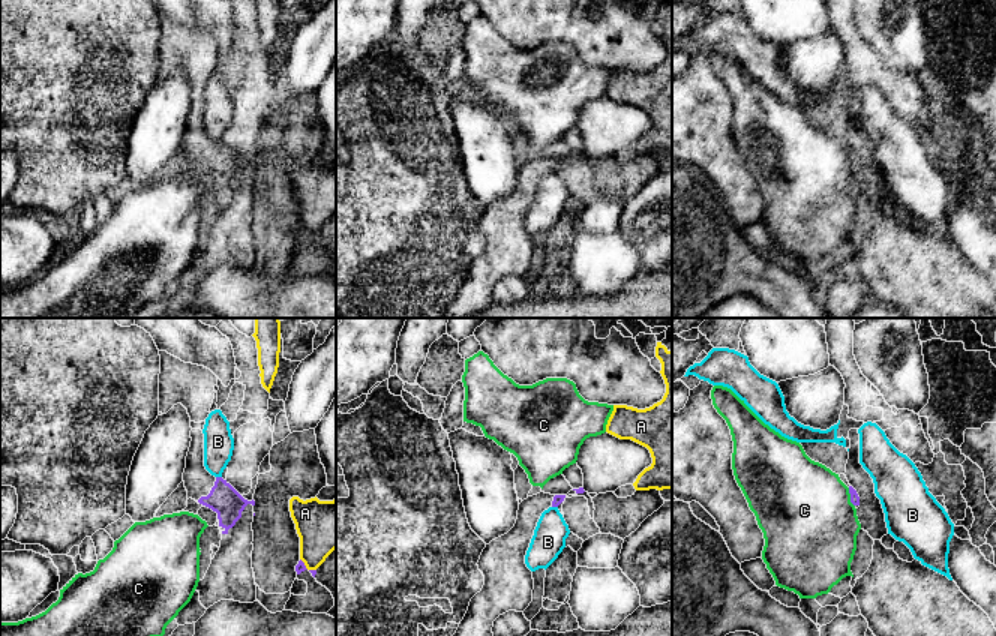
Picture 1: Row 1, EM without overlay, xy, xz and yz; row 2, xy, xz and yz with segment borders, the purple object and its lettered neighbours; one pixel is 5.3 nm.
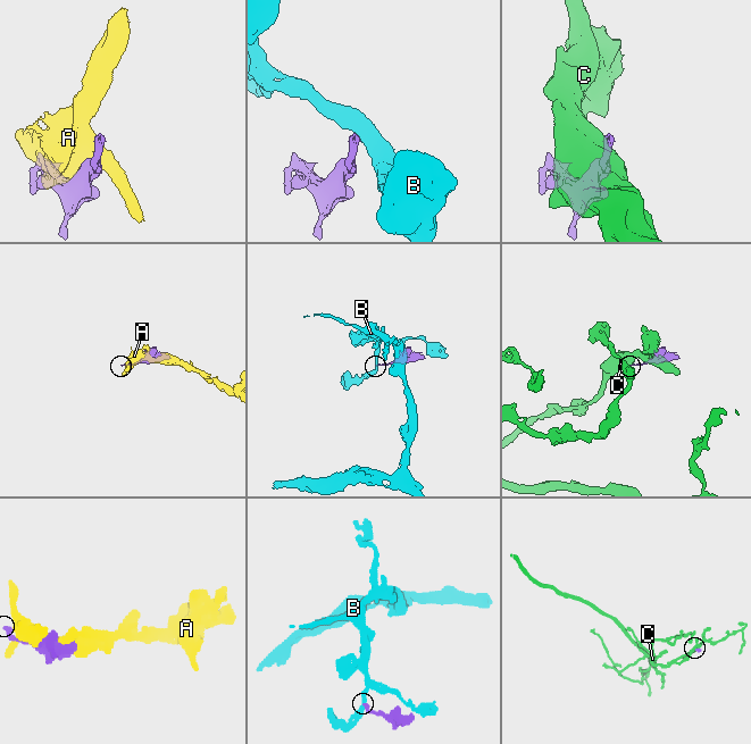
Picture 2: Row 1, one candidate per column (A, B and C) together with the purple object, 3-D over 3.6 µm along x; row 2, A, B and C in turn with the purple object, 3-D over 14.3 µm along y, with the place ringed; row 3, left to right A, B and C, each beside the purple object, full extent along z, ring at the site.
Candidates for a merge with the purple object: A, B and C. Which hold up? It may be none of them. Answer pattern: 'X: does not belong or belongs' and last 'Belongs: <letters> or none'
A: does not belong
B: does not belong
C: does not belong
Belongs: none

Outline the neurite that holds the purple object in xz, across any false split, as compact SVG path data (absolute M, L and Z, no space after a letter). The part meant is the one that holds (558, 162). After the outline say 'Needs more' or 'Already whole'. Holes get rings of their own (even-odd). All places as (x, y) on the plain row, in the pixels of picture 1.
M540 156L519 168L514 190L492 204L477 226L484 249L468 270L456 297L446 308L442 318L470 318L494 303L494 285L508 276L524 276L532 266L532 236L525 219L537 186L544 174L558 171L566 159Z. Needs more

